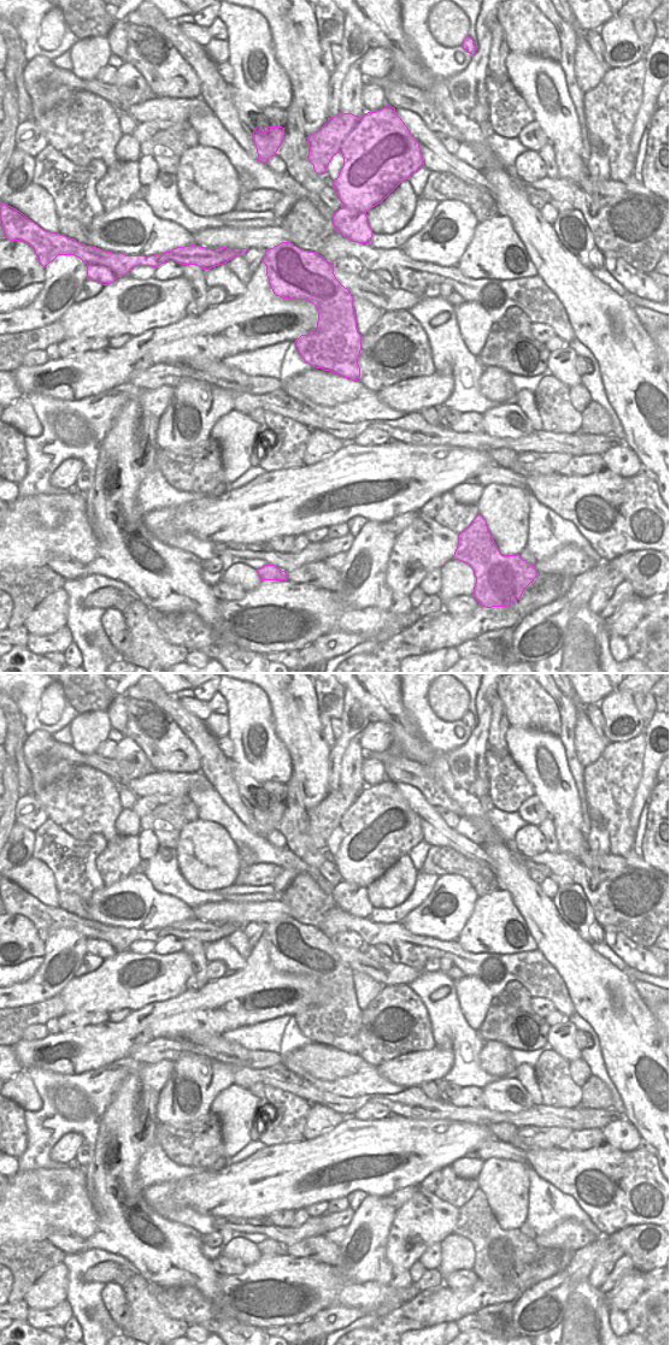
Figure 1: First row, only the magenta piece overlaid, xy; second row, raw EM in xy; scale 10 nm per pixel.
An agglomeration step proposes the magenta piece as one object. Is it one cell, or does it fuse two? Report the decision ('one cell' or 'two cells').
two cells

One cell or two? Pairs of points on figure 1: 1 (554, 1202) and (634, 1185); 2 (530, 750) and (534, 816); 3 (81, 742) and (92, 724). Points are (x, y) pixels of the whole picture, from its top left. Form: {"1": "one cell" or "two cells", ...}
{"1": "two cells", "2": "two cells", "3": "one cell"}

